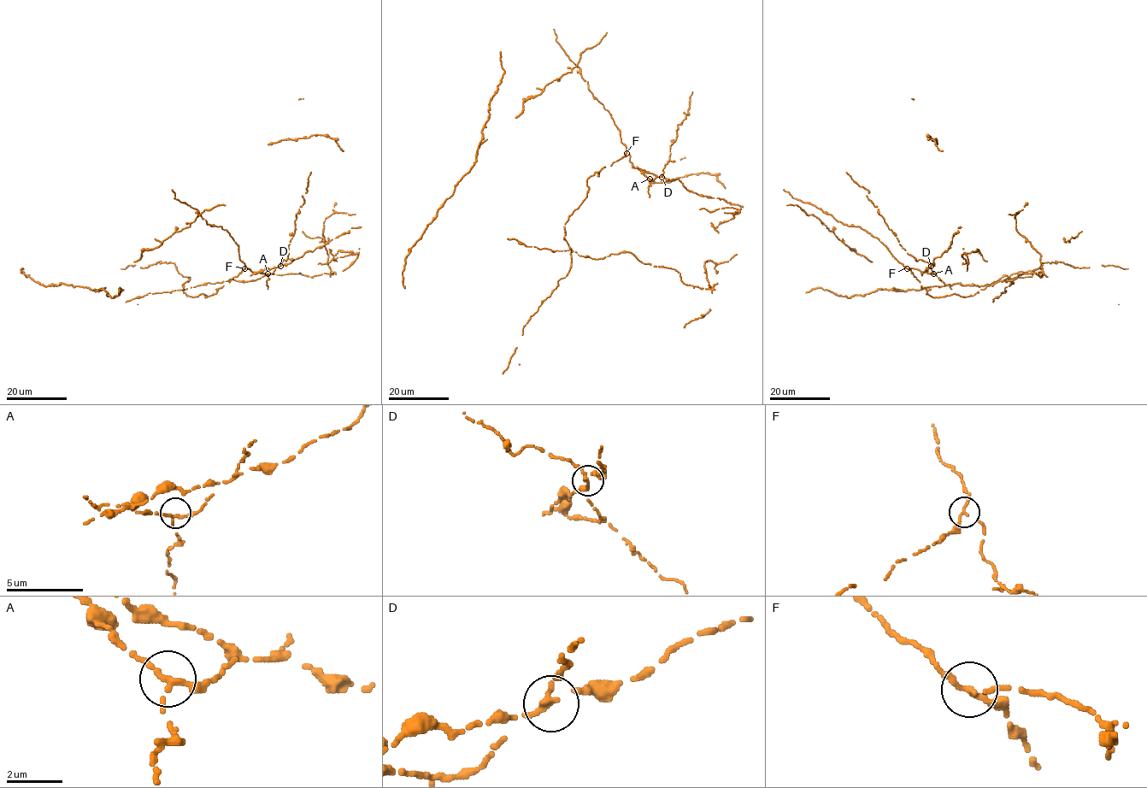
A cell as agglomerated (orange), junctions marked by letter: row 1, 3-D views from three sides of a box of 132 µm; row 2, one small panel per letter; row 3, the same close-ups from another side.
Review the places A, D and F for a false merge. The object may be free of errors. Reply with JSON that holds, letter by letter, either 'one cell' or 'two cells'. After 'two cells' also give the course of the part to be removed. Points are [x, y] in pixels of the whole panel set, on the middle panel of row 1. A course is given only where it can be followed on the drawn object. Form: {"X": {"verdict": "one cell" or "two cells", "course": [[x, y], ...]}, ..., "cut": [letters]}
{"A": {"verdict": "one cell"}, "D": {"verdict": "two cells"}, "F": {"verdict": "one cell"}, "cut": ["D"]}

